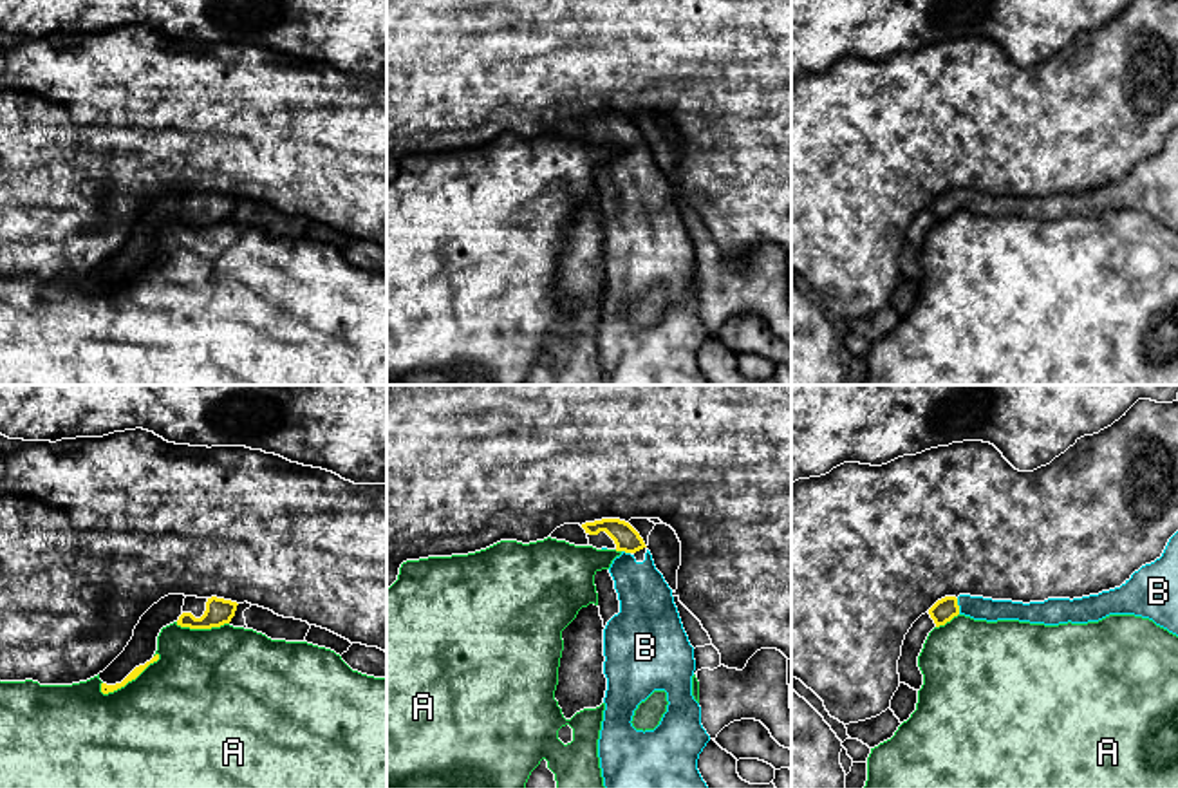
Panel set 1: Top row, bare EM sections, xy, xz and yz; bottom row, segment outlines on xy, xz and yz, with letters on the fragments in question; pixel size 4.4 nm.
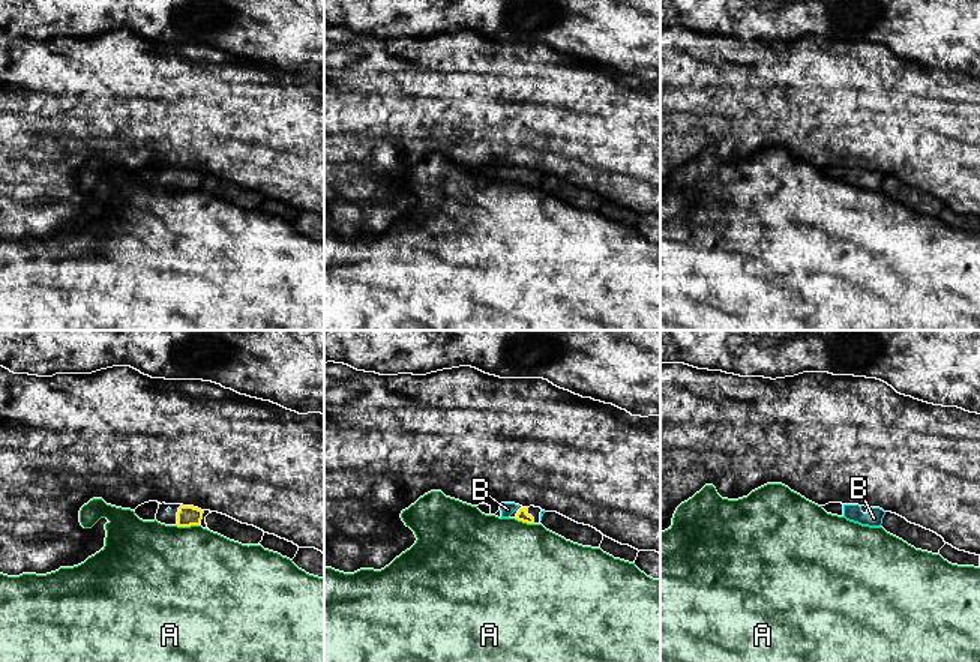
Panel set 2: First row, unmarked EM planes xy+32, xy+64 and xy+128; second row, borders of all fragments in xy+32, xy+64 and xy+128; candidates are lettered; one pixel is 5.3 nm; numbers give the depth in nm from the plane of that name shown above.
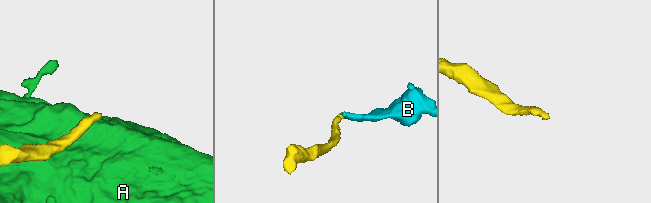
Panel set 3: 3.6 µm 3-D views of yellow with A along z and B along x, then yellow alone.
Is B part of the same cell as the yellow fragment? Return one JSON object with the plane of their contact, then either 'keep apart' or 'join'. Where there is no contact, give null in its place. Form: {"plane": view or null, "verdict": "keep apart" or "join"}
{"plane": "yz", "verdict": "join"}

